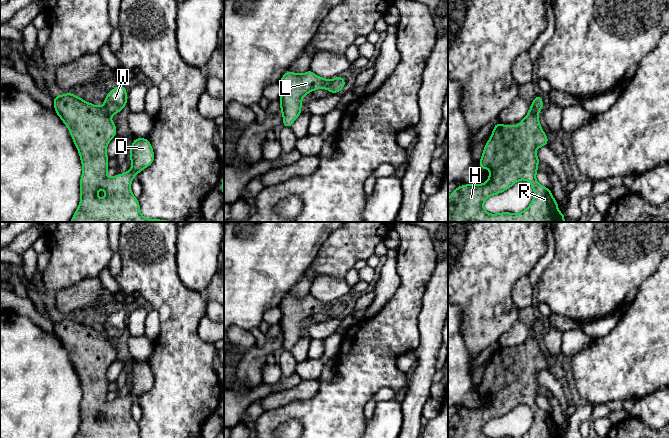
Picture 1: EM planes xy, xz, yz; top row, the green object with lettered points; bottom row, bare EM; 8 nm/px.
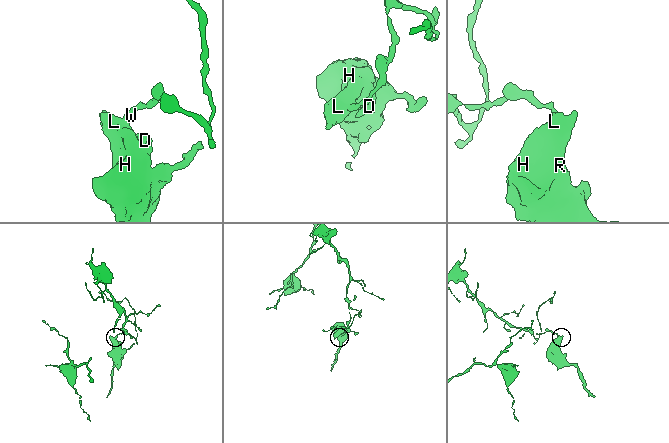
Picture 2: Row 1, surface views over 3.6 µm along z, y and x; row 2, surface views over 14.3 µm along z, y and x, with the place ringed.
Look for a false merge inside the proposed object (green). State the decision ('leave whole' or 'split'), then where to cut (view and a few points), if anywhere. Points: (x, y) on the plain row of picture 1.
split; cut xy (101, 331), (110, 339)

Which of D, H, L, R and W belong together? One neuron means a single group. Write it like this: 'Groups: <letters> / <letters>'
Groups: D H L R / W

